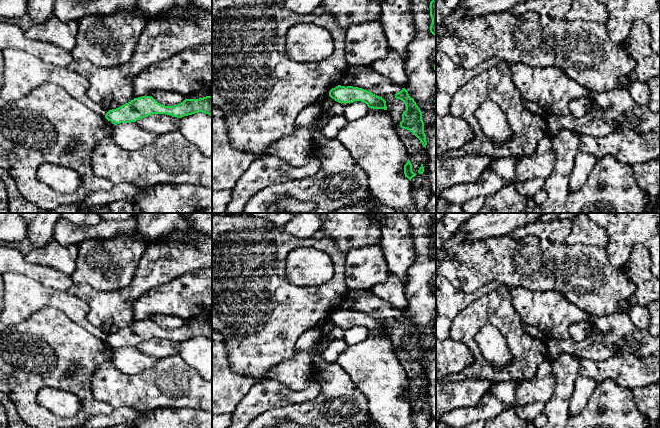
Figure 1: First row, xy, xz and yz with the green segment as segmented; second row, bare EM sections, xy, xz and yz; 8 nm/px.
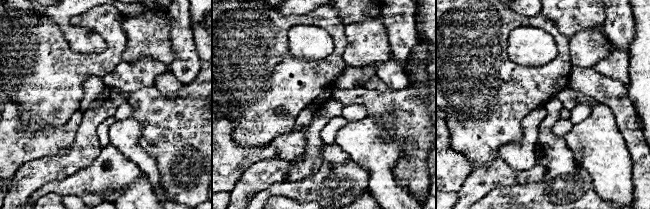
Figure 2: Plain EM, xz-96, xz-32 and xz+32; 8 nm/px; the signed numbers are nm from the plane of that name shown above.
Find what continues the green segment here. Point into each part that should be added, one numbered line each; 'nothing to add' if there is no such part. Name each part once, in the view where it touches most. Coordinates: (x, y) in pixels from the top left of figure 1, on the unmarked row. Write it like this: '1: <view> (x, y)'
nothing to add

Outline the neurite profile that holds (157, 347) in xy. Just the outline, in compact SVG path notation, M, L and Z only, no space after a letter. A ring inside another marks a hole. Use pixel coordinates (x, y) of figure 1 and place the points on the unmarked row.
M153 338L135 346L147 355L163 358L179 354L180 342L167 338Z

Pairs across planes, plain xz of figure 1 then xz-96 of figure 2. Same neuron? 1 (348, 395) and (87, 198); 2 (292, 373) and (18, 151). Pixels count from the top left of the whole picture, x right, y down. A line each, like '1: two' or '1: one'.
1: two
2: one

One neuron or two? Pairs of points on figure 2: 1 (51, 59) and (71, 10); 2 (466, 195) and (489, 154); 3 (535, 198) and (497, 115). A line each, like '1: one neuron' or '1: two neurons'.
1: two neurons
2: two neurons
3: two neurons

